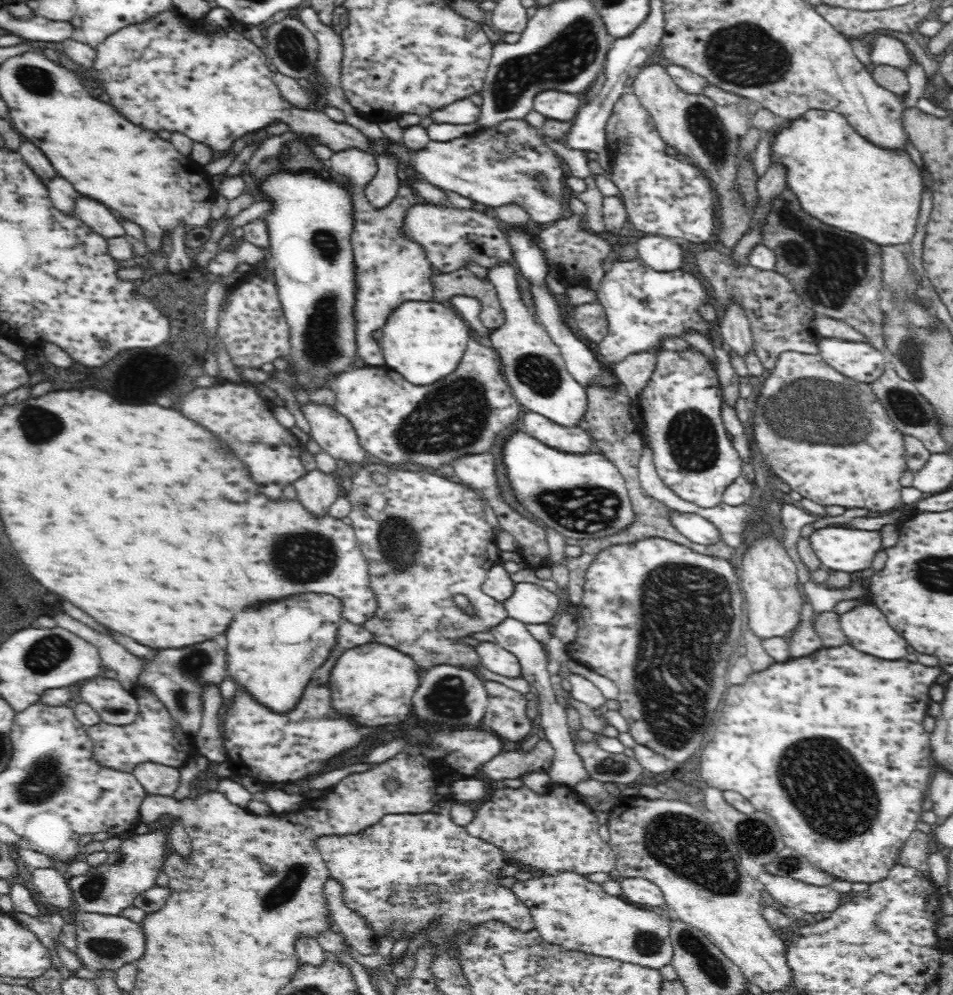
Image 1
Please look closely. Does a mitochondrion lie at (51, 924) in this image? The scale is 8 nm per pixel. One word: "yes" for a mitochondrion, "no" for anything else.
no

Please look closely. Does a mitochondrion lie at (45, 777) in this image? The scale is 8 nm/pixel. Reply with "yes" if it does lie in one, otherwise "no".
yes

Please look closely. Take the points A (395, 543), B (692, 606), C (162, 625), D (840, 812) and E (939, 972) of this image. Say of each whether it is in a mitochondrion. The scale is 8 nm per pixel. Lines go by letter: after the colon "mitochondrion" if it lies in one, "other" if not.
A: mitochondrion
B: mitochondrion
C: other
D: mitochondrion
E: other

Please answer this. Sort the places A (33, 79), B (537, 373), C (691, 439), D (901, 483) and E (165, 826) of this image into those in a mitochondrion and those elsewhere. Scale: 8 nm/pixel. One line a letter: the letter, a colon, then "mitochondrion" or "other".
A: mitochondrion
B: mitochondrion
C: mitochondrion
D: other
E: other

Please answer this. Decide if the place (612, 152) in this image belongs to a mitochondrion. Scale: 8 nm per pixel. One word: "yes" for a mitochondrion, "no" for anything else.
no

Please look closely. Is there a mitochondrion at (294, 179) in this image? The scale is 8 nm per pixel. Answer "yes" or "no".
no

